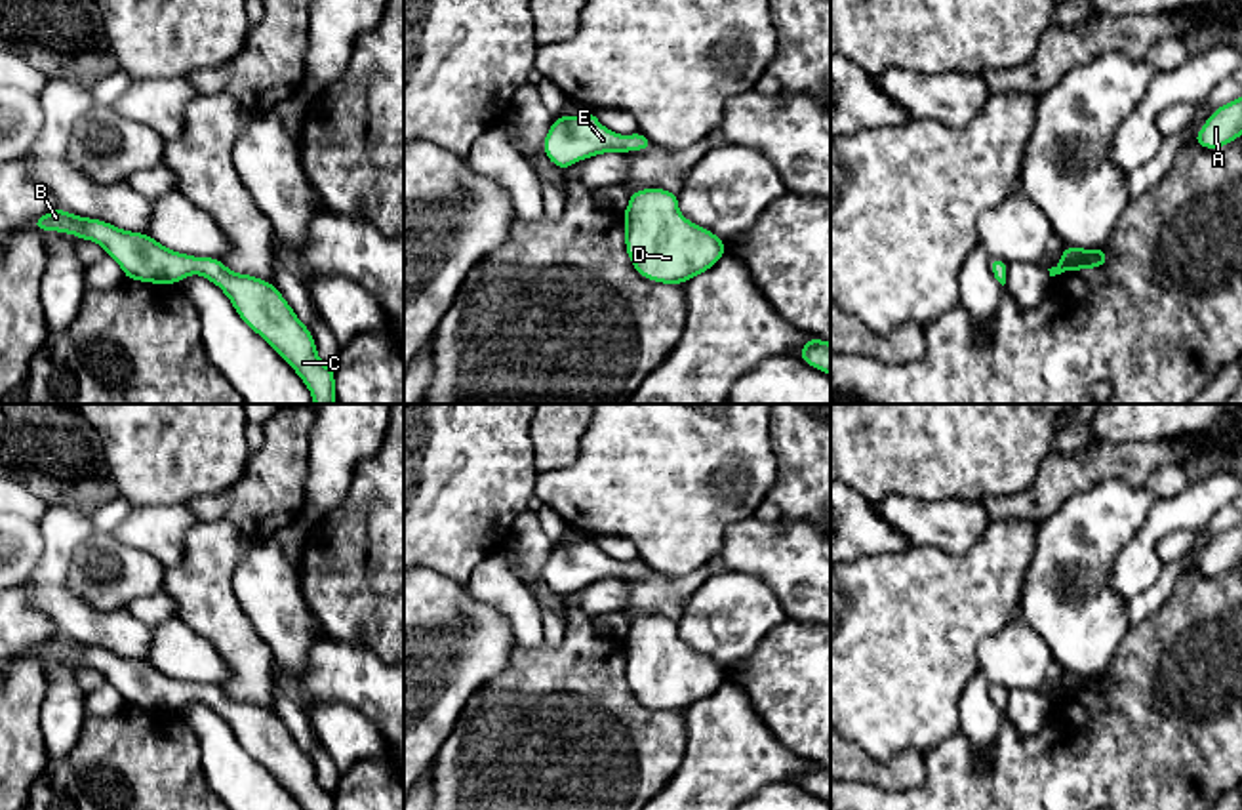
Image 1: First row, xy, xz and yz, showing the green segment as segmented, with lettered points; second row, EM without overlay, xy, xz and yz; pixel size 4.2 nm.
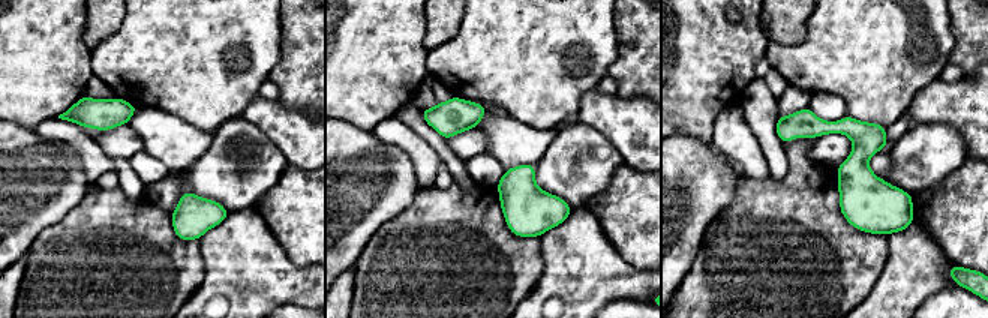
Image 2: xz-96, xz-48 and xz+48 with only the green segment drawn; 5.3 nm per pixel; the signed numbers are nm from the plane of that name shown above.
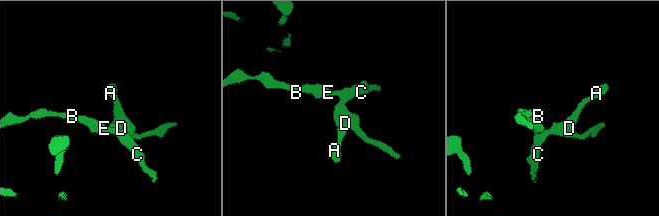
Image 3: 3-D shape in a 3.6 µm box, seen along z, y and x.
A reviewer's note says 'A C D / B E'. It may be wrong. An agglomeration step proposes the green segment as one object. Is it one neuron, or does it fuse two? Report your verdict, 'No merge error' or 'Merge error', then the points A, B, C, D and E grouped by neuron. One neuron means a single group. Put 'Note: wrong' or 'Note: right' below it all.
No merge error. Groups: A B C D E
Note: wrong

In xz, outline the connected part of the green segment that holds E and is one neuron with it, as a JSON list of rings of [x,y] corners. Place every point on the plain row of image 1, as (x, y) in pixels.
[[[594,539],[556,543],[543,566],[547,585],[562,597],[602,579],[631,579],[651,574],[653,570],[640,558],[632,562],[613,560],[598,549]]]

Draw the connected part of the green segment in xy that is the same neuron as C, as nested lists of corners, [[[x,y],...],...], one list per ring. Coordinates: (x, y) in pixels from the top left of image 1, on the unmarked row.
[[[61,635],[36,644],[32,654],[97,669],[122,694],[126,707],[179,711],[183,705],[200,699],[223,717],[244,751],[261,762],[303,810],[335,808],[335,797],[320,787],[312,760],[272,709],[232,699],[221,686],[179,680],[150,661],[124,658]]]

